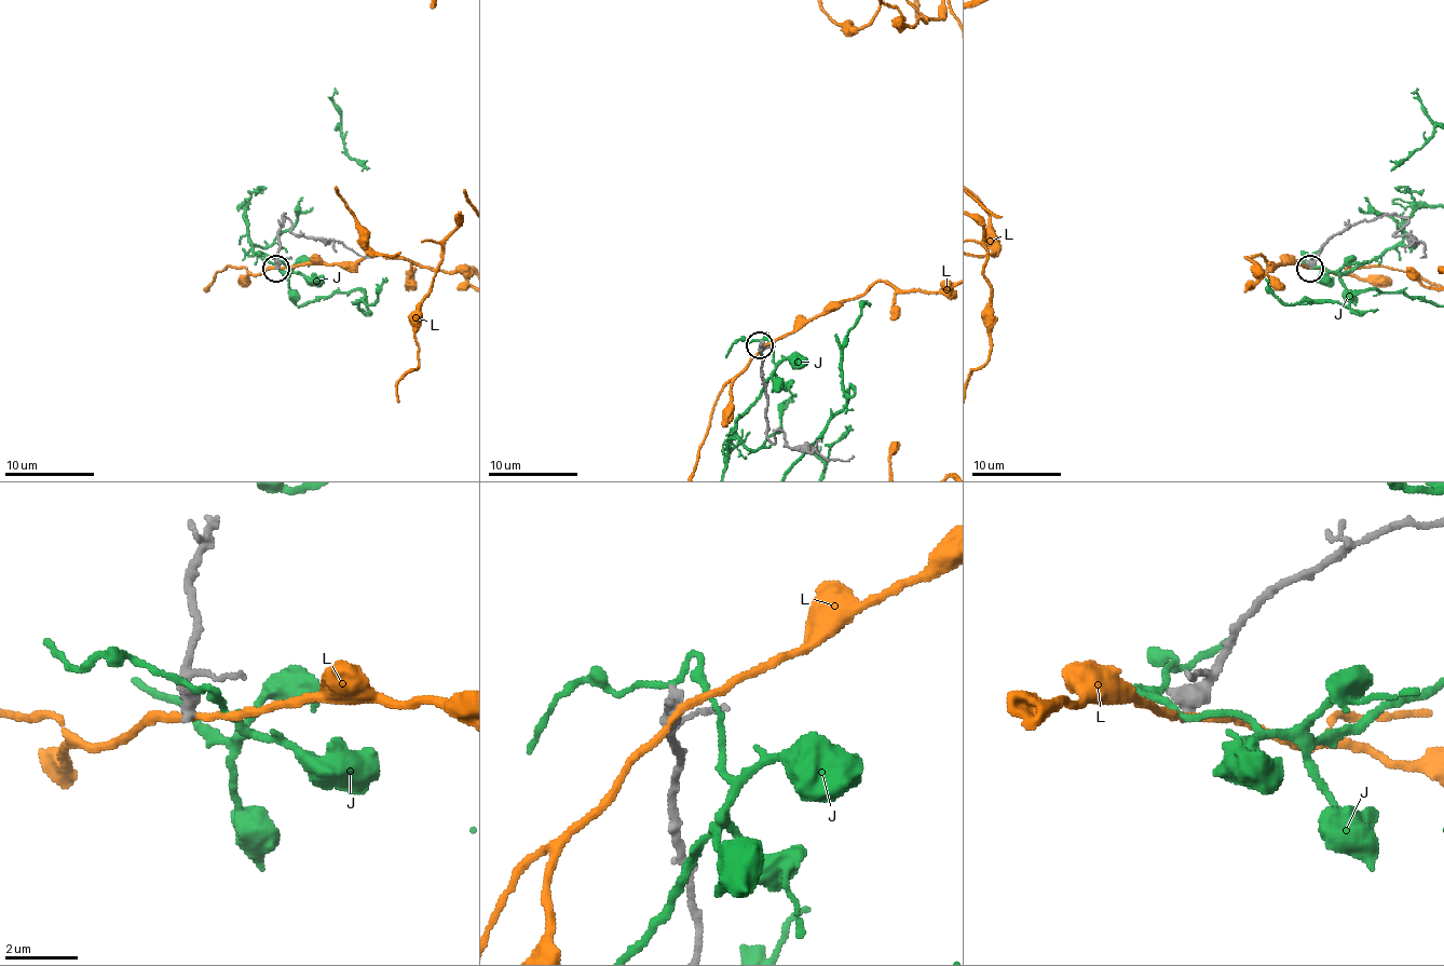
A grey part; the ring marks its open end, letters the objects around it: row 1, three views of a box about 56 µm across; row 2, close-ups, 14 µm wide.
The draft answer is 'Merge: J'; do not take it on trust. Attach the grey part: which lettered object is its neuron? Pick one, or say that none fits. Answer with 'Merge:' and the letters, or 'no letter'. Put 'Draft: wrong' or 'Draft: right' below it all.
Merge: no letter
Draft: wrong

